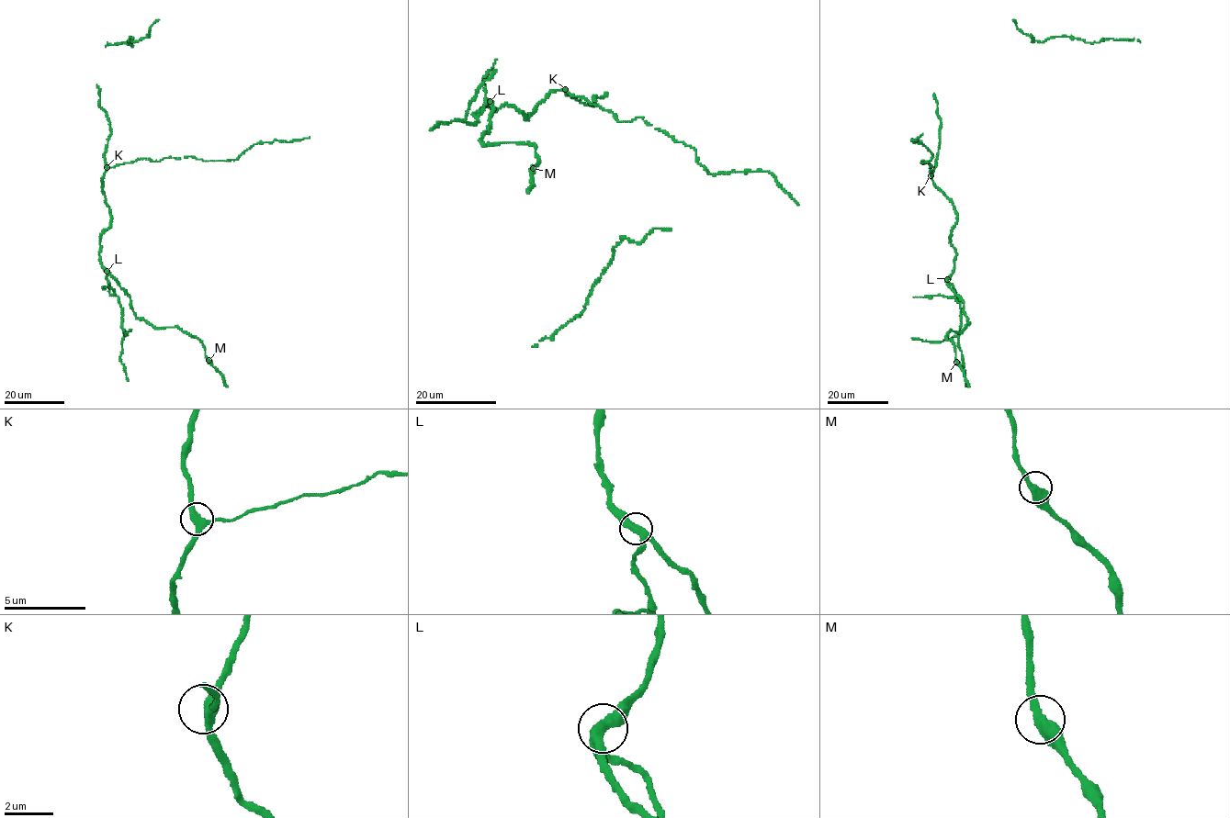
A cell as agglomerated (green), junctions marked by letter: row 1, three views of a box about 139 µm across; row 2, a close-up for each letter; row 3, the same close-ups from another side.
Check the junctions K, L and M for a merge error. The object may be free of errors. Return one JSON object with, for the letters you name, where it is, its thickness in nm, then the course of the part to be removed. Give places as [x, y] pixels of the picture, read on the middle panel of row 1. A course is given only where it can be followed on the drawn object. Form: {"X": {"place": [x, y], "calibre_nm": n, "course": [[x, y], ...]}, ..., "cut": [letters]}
{"L": {"place": [490, 101], "calibre_nm": 400, "course": [[490, 101], [472, 113], [478, 122], [437, 122], [437, 127], [434, 126], [432, 130]]}, "cut": ["L"]}

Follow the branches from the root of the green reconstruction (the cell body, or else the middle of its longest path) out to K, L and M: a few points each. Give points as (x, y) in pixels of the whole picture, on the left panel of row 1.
K: (106, 153), (107, 167)
L: (106, 153), (107, 172), (101, 185), (111, 221), (101, 236), (99, 261), (107, 271)
M: (106, 153), (101, 185), (111, 221), (101, 236), (100, 263), (130, 298), (135, 315), (196, 337), (208, 360)

